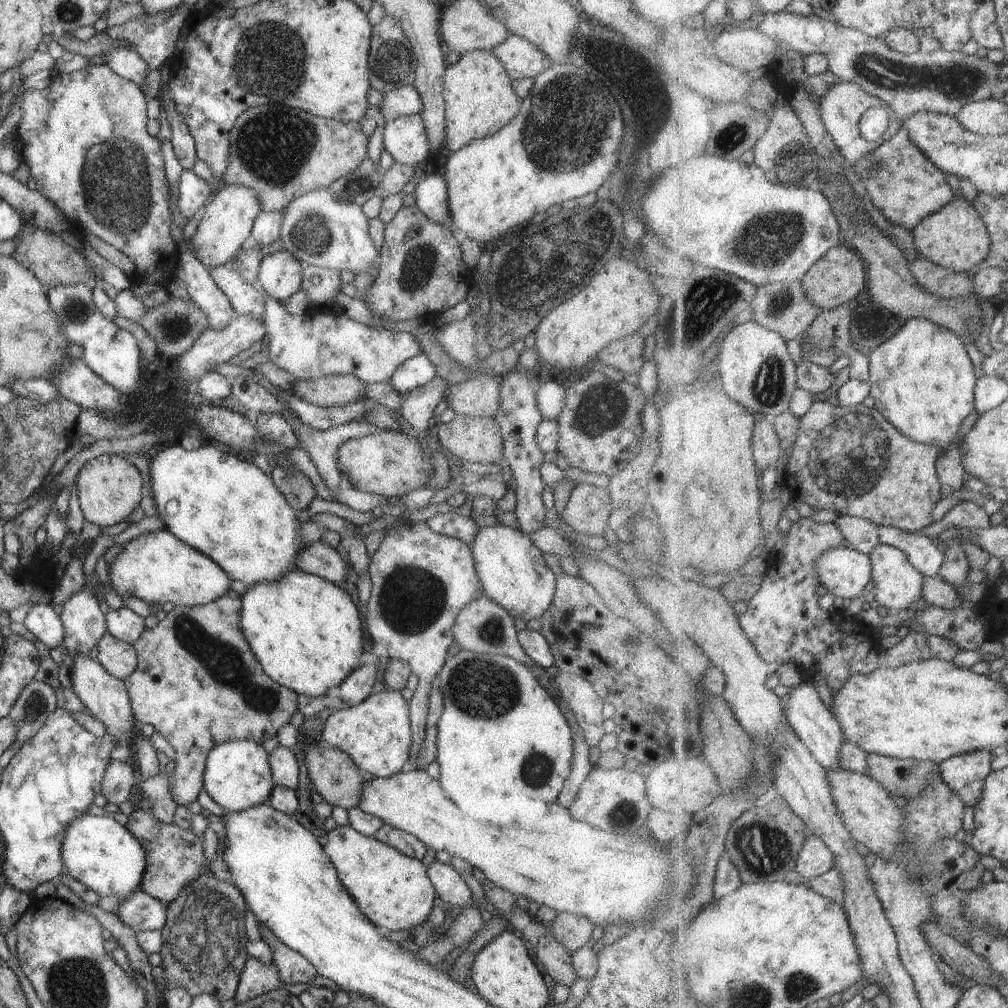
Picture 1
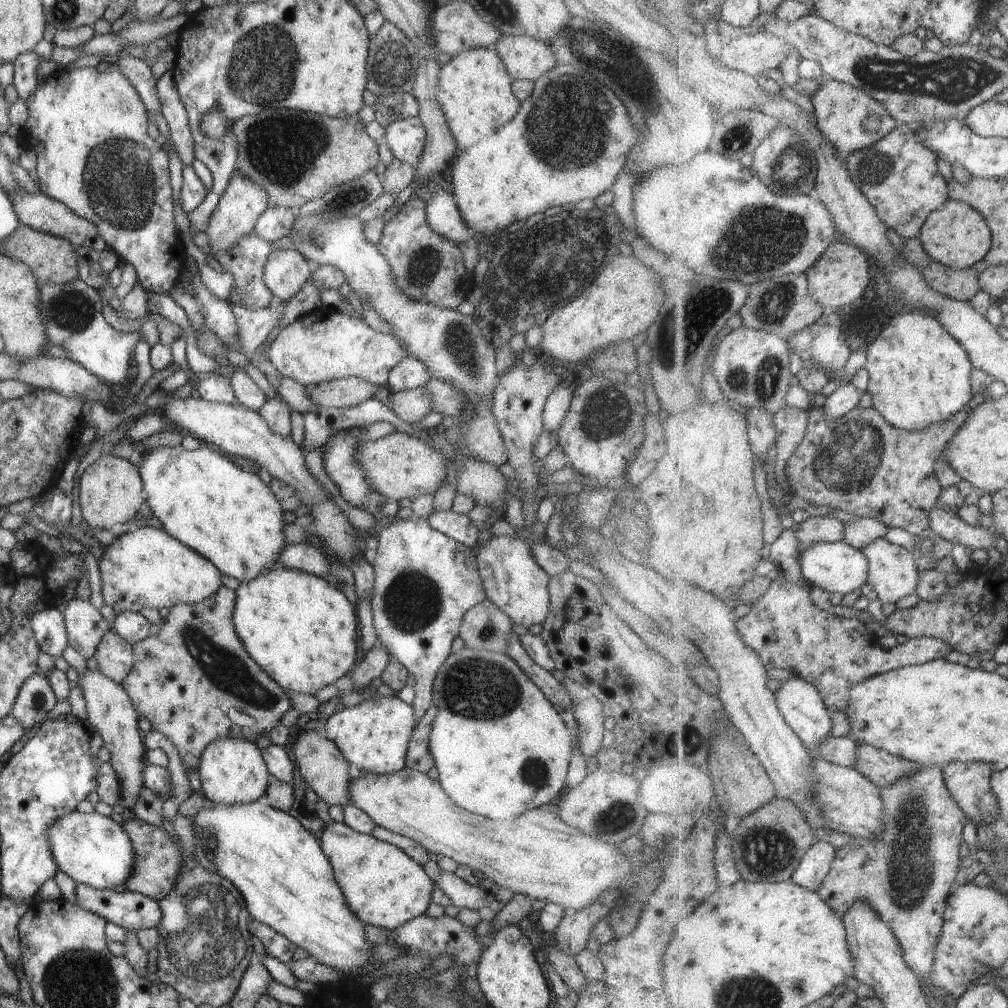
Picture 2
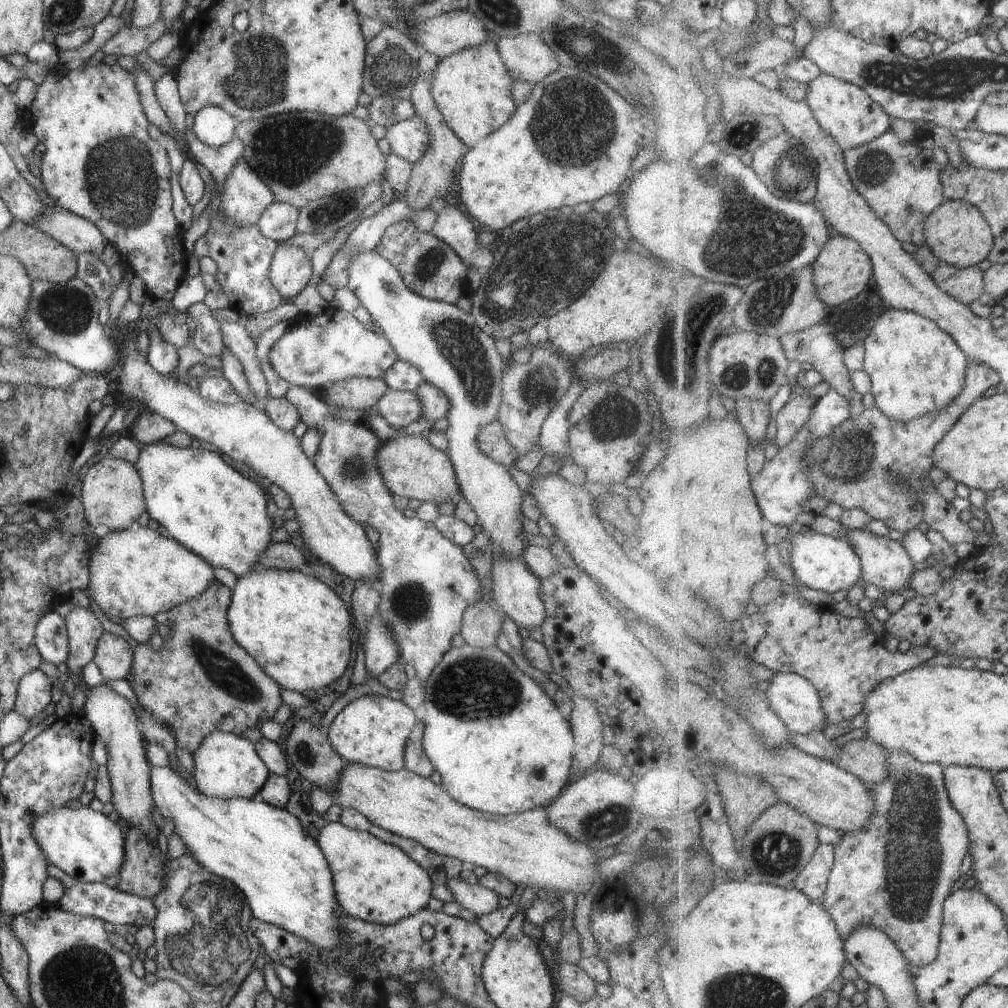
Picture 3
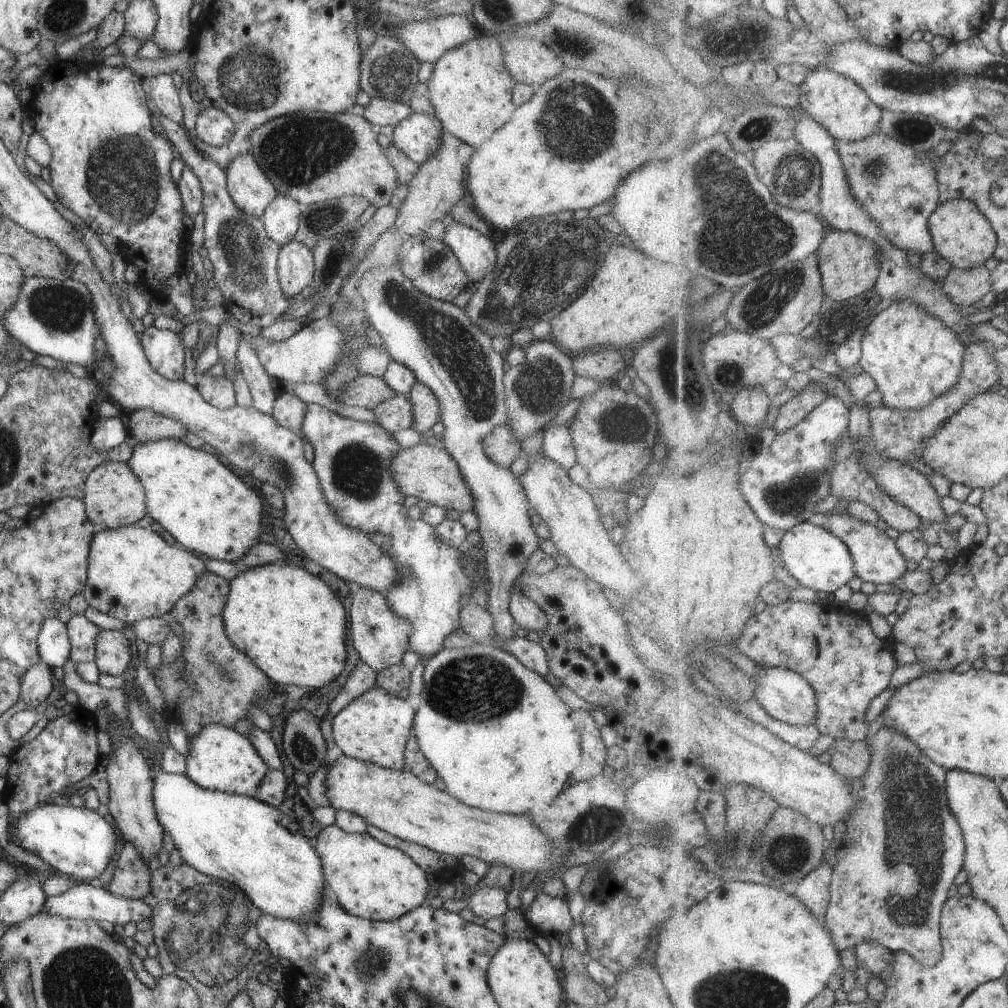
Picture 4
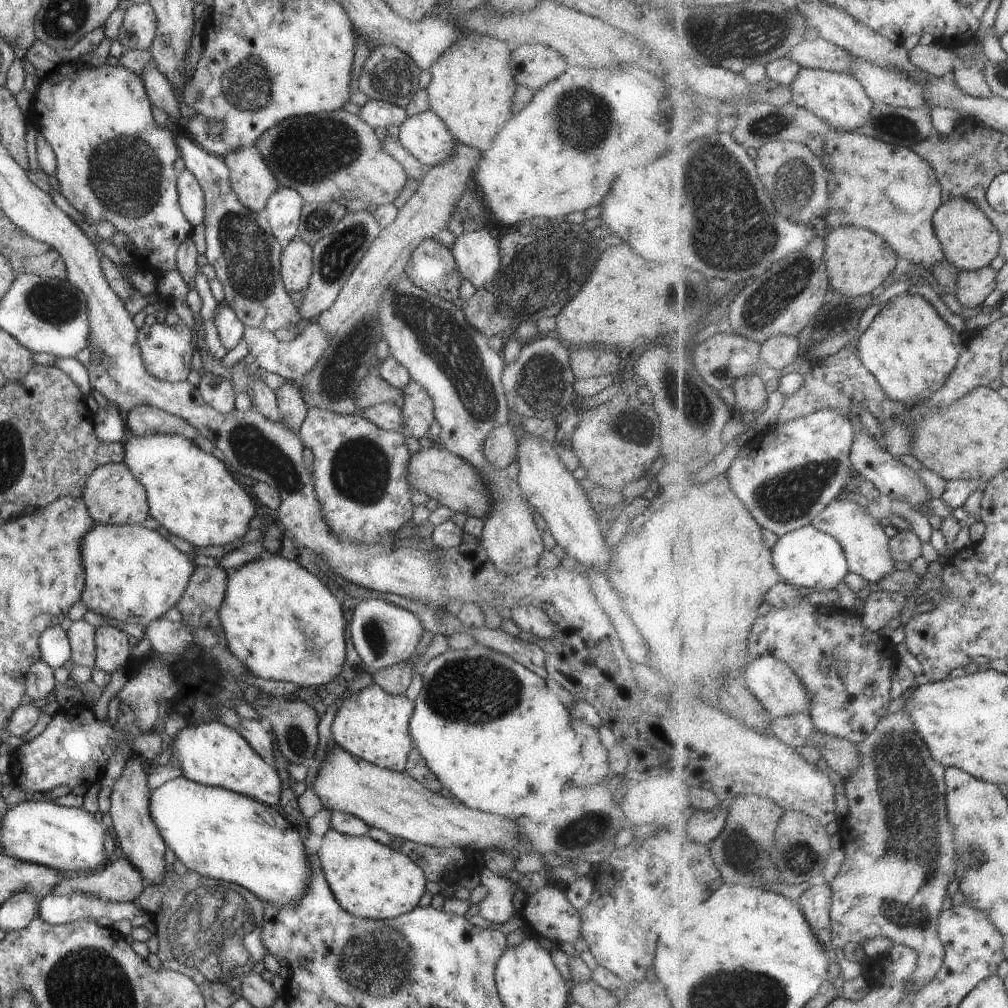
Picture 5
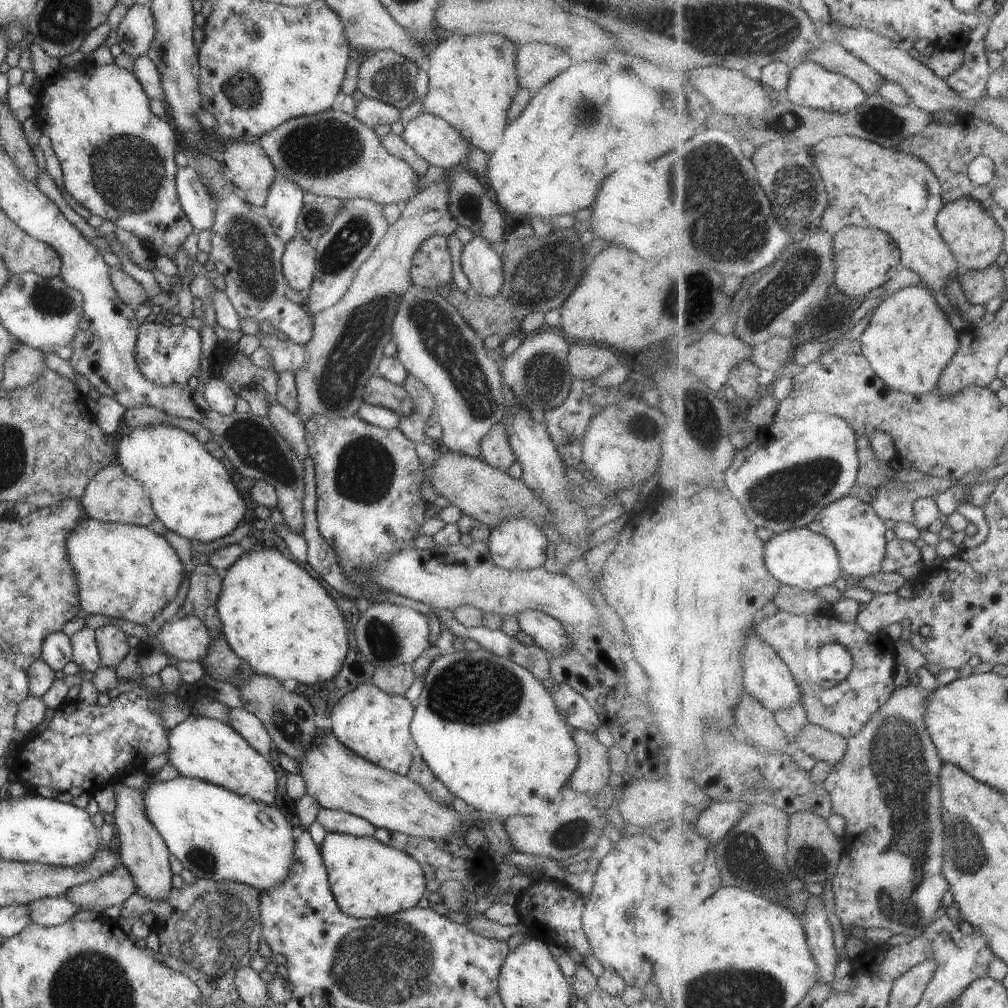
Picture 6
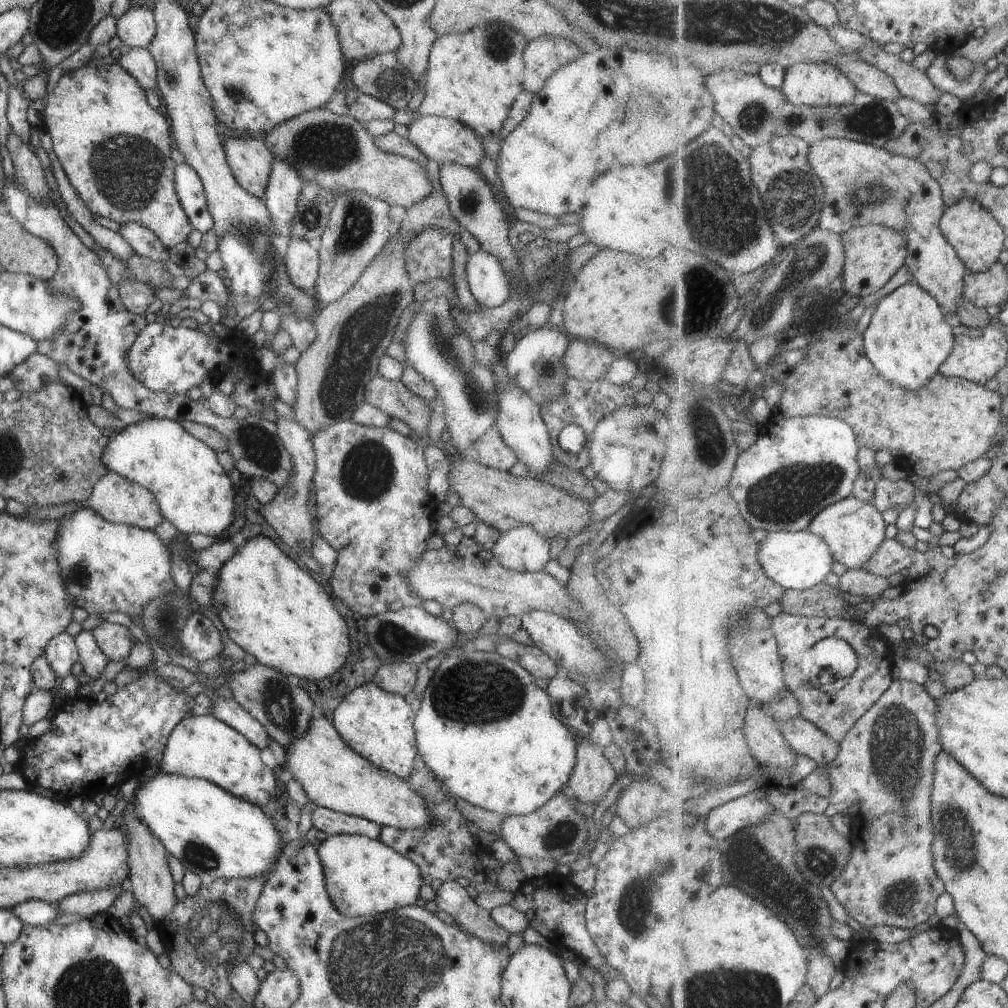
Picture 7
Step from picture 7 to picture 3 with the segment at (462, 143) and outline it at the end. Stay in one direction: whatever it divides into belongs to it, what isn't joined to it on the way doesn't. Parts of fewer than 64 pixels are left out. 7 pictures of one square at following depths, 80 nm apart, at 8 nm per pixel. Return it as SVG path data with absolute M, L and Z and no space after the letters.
M414 114L388 126L384 138L390 145L391 153L414 163L426 151L430 134L425 121Z

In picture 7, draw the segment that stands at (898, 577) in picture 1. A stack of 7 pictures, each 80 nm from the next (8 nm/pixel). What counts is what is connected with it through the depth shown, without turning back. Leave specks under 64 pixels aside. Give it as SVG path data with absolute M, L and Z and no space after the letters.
M851 495L824 508L813 519L808 530L824 538L835 560L844 564L847 569L862 570L887 538L885 528L887 528L887 523L883 518L883 513L877 510L872 502L867 503Z

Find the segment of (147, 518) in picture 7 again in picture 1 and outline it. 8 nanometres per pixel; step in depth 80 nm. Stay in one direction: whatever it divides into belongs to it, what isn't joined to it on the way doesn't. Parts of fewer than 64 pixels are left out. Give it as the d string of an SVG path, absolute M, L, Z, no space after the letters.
M103 453L86 460L76 474L75 491L78 503L87 522L103 526L113 526L126 520L127 516L139 506L143 480L136 466L121 455Z

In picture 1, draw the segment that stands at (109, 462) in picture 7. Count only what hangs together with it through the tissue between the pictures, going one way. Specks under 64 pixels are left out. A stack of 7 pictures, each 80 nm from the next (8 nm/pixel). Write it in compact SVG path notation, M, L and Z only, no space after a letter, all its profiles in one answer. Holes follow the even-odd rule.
M165 443L148 455L148 493L158 515L173 536L187 546L207 555L231 580L240 580L247 587L258 582L273 582L283 573L295 569L294 558L304 544L298 538L299 524L286 498L272 480L252 462L242 461L233 452L221 452L213 446L185 450L177 443ZM175 500L177 512L165 513L165 503Z

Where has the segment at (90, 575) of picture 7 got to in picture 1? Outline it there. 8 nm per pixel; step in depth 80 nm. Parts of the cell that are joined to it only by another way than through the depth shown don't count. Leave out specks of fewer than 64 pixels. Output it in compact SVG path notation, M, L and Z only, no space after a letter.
M162 529L158 531L153 531L152 533L147 533L146 535L141 535L137 536L137 538L133 538L130 541L127 541L125 544L121 544L121 550L115 556L115 558L108 564L108 593L112 594L115 592L124 602L125 605L125 600L128 596L135 596L135 598L140 598L143 600L145 603L150 603L150 604L161 604L162 602L173 602L174 605L187 605L188 607L193 606L193 605L202 605L205 603L208 603L209 601L212 601L213 599L216 599L217 597L220 597L221 595L224 595L225 592L229 590L228 584L229 584L229 578L211 560L207 555L201 554L198 550L195 550L194 548L191 548L190 546L187 546L184 542L181 542L176 536L173 536L167 529Z

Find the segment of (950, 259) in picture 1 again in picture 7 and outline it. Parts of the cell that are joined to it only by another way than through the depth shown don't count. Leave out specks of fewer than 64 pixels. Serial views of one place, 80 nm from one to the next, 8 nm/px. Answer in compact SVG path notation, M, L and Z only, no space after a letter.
M963 199L947 207L940 220L940 229L945 238L956 248L969 272L987 272L999 260L999 254L1006 250L1006 234L1000 221L977 199Z

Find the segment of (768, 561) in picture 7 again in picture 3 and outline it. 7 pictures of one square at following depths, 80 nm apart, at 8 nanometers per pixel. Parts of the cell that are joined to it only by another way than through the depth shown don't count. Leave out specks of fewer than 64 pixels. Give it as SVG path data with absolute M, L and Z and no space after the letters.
M799 521L787 526L787 529L789 531L787 538L792 543L790 566L803 585L833 595L837 591L849 590L861 580L863 576L861 559L848 541L817 532L813 527Z

